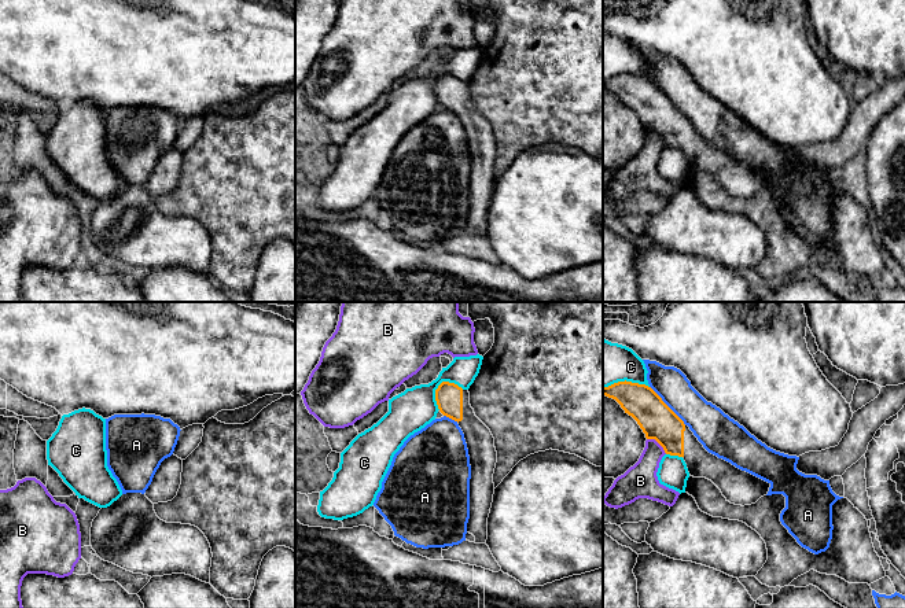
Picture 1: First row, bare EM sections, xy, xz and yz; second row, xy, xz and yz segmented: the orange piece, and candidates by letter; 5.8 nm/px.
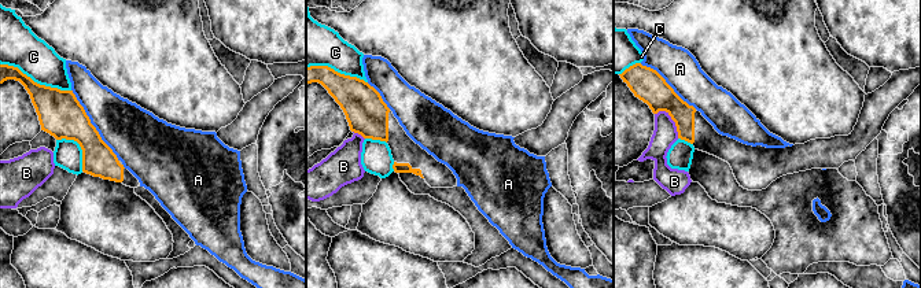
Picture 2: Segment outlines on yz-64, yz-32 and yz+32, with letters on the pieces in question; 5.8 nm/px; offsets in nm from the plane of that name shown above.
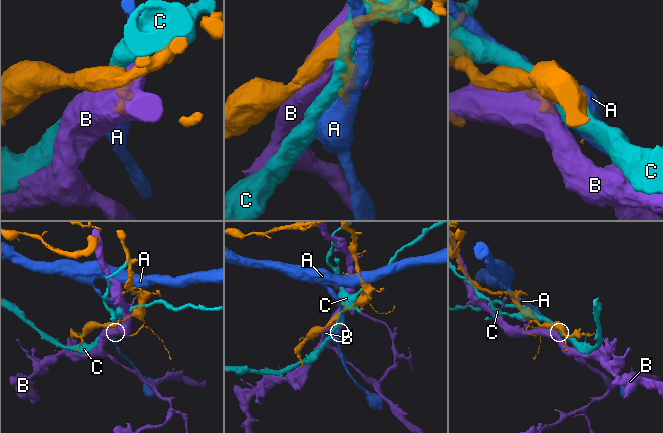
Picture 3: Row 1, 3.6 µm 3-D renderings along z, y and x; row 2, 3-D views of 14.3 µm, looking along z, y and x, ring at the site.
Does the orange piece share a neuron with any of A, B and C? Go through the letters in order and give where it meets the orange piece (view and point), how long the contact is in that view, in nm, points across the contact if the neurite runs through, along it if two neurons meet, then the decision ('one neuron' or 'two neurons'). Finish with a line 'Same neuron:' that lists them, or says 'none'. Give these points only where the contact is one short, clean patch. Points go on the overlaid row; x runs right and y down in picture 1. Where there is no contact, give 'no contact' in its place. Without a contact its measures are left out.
A: meets orange in yz at (666, 405); contact 320 nm long; two neurons
B: meets orange in yz at (658, 442); contact 150 nm long; two neurons
C: meets orange in xz at (440, 384); contact 200 nm long; two neurons
Same neuron: none

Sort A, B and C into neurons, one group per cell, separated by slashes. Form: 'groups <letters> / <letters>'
groups A / B / C

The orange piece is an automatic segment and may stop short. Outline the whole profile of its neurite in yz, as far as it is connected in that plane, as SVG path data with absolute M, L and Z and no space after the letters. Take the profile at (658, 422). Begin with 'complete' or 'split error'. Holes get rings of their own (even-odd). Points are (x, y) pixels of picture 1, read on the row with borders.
split error; M625 380L603 387L603 395L615 399L666 454L683 457L691 476L711 480L731 504L751 505L768 494L770 483L709 453L651 387Z

